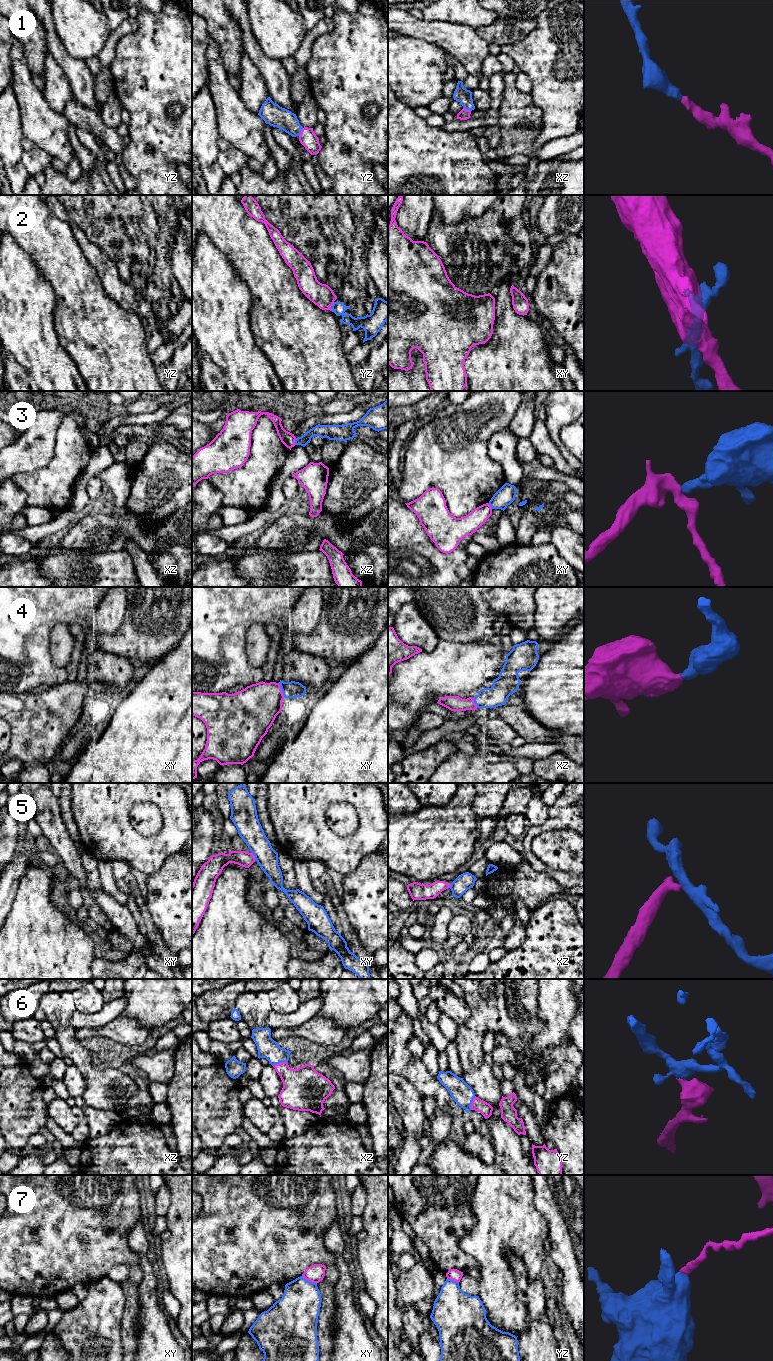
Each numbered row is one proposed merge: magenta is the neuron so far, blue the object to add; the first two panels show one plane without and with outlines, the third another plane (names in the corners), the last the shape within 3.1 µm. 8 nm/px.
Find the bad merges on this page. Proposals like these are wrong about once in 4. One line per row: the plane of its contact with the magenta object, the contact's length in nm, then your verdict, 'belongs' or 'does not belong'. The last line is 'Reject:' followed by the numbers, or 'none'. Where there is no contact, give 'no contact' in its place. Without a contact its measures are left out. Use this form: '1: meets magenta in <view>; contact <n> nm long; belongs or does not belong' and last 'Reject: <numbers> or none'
1: meets magenta in yz; contact 80 nm long; belongs
2: meets magenta in yz; contact 40 nm long; belongs
3: meets magenta in xz; contact 60 nm long; does not belong
4: meets magenta in xy; contact 120 nm long; belongs
5: meets magenta in xy; contact 80 nm long; does not belong
6: meets magenta in xz; contact 130 nm long; belongs
7: meets magenta in xy; contact 140 nm long; does not belong
Reject: 3, 5, 7

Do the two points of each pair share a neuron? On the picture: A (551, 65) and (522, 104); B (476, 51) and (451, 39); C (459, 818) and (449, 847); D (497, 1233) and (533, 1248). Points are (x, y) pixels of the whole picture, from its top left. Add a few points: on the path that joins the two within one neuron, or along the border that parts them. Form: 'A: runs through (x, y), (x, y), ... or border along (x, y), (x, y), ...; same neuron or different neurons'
A: border along (530, 93), (533, 103), (543, 113); different neurons
B: runs through (470, 49), (457, 39); same neuron
C: runs through (455, 825), (449, 833), (449, 840); same neuron
D: runs through (506, 1233), (518, 1233), (524, 1239); same neuron

